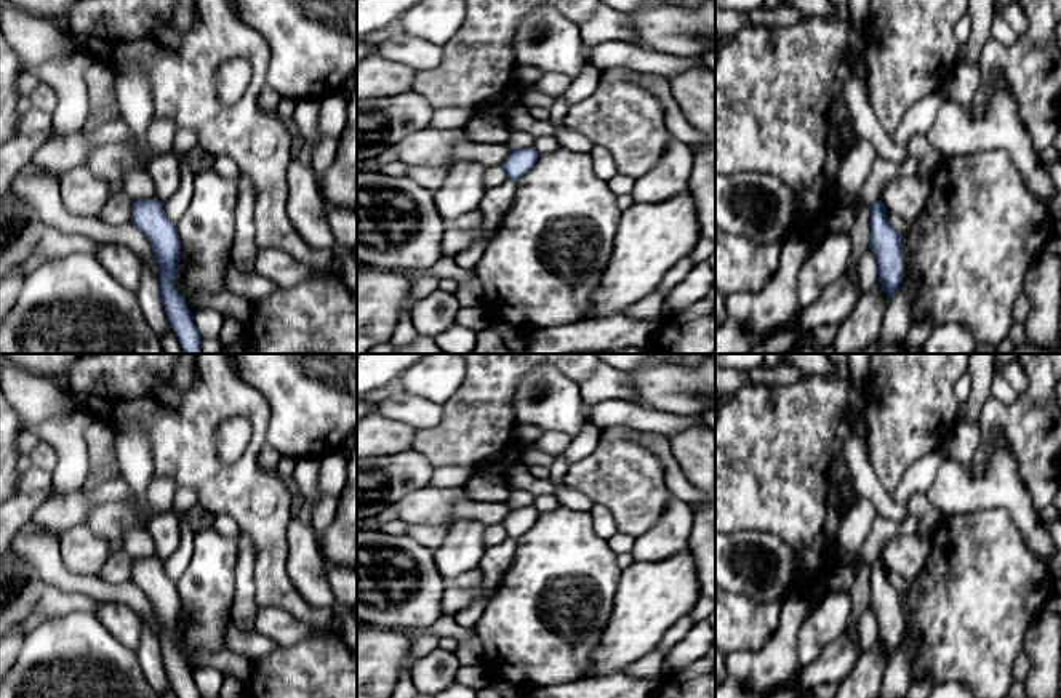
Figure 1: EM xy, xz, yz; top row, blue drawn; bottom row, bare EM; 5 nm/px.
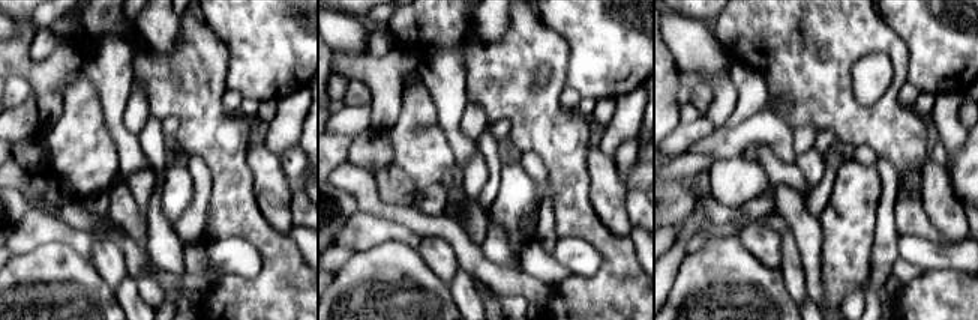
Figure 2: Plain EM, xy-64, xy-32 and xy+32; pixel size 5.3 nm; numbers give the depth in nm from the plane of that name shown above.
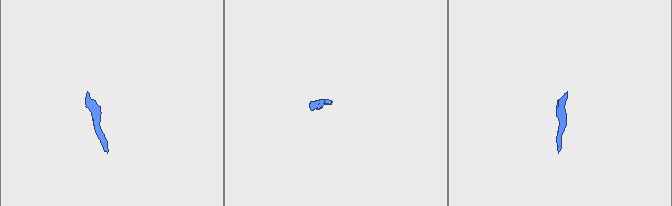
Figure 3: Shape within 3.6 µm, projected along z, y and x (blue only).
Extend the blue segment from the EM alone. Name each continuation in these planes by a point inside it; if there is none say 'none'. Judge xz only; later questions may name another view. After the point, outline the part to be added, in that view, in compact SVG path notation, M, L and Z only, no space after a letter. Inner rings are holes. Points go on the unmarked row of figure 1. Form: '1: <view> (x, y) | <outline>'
none

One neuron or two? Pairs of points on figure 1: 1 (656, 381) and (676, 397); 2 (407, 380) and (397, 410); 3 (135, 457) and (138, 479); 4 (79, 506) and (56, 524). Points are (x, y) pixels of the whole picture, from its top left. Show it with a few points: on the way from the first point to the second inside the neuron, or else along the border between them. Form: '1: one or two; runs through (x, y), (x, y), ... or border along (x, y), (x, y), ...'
1: one; runs through (661, 386), (671, 393)
2: two; border along (399, 386), (410, 394), (423, 396), (439, 404)
3: one; runs through (135, 461), (138, 474)
4: one; runs through (74, 506), (61, 519)

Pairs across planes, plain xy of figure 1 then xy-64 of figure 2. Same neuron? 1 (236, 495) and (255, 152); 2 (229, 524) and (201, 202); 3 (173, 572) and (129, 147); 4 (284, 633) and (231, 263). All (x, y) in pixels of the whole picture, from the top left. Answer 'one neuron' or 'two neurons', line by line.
1: two neurons
2: one neuron
3: two neurons
4: one neuron

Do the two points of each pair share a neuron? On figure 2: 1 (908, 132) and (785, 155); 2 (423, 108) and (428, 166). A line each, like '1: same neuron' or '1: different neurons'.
1: different neurons
2: same neuron

